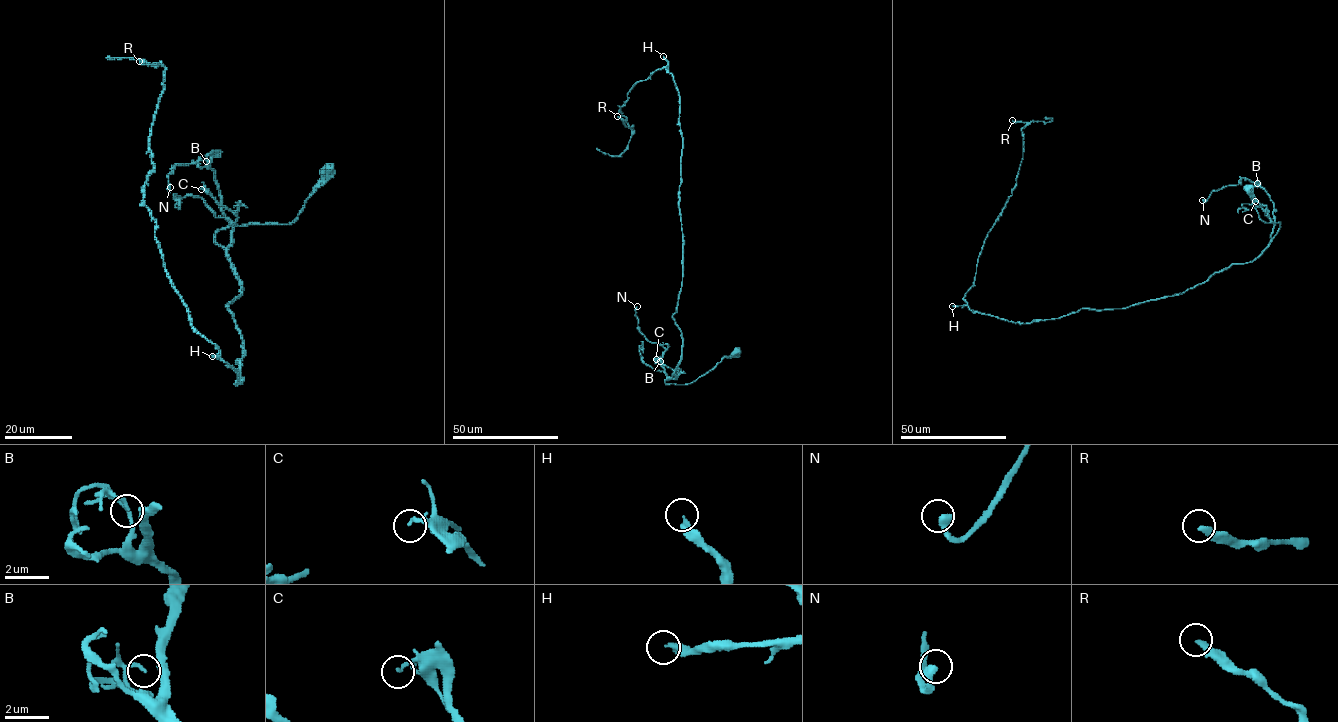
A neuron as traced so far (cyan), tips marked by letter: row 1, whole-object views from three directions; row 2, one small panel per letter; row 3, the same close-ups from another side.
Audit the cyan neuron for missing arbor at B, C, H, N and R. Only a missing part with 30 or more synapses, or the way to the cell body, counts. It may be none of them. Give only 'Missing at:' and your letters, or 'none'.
Missing at: H

